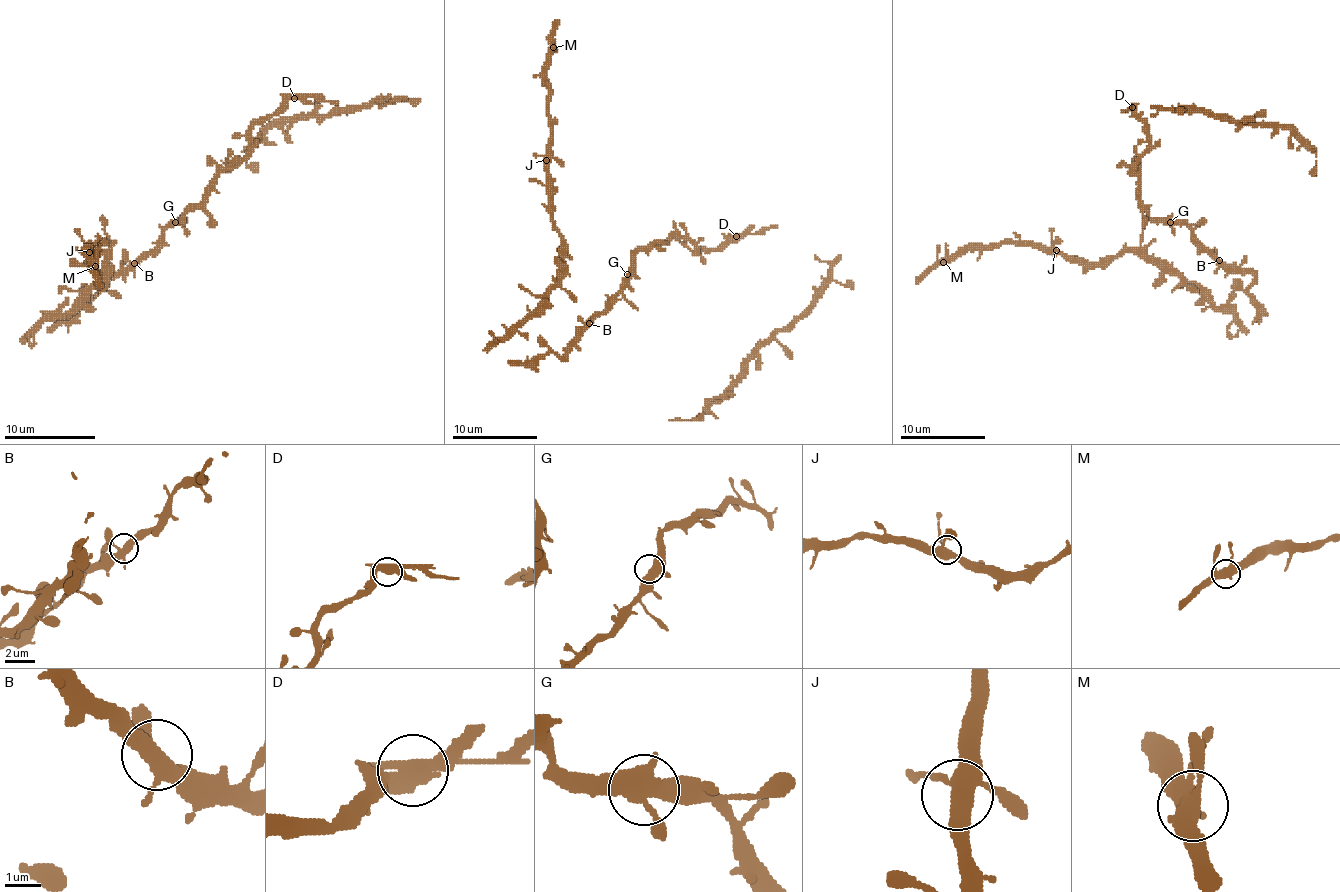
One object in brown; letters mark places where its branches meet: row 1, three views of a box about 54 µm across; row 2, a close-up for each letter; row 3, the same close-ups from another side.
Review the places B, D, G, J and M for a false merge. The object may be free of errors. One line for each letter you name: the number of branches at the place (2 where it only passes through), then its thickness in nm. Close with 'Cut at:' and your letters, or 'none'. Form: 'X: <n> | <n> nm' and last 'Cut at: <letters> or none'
D: 4 | 440 nm
Cut at: D

